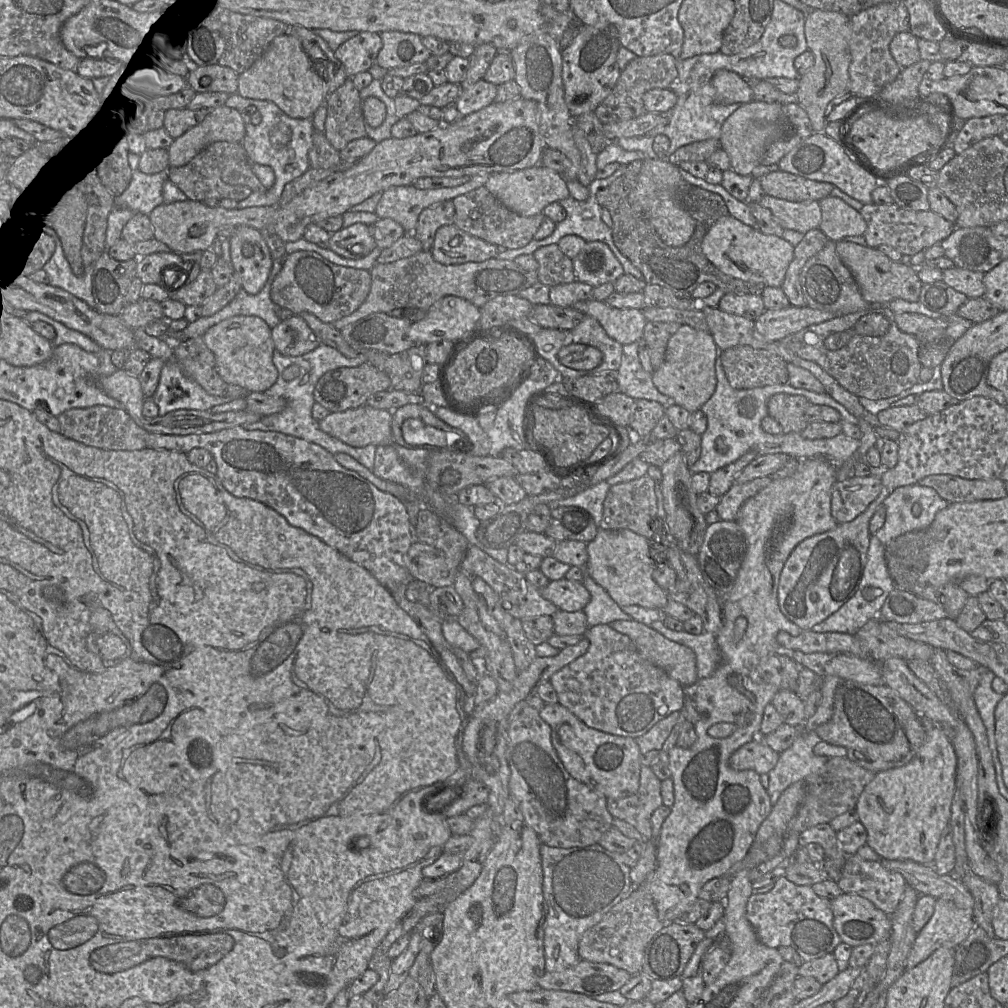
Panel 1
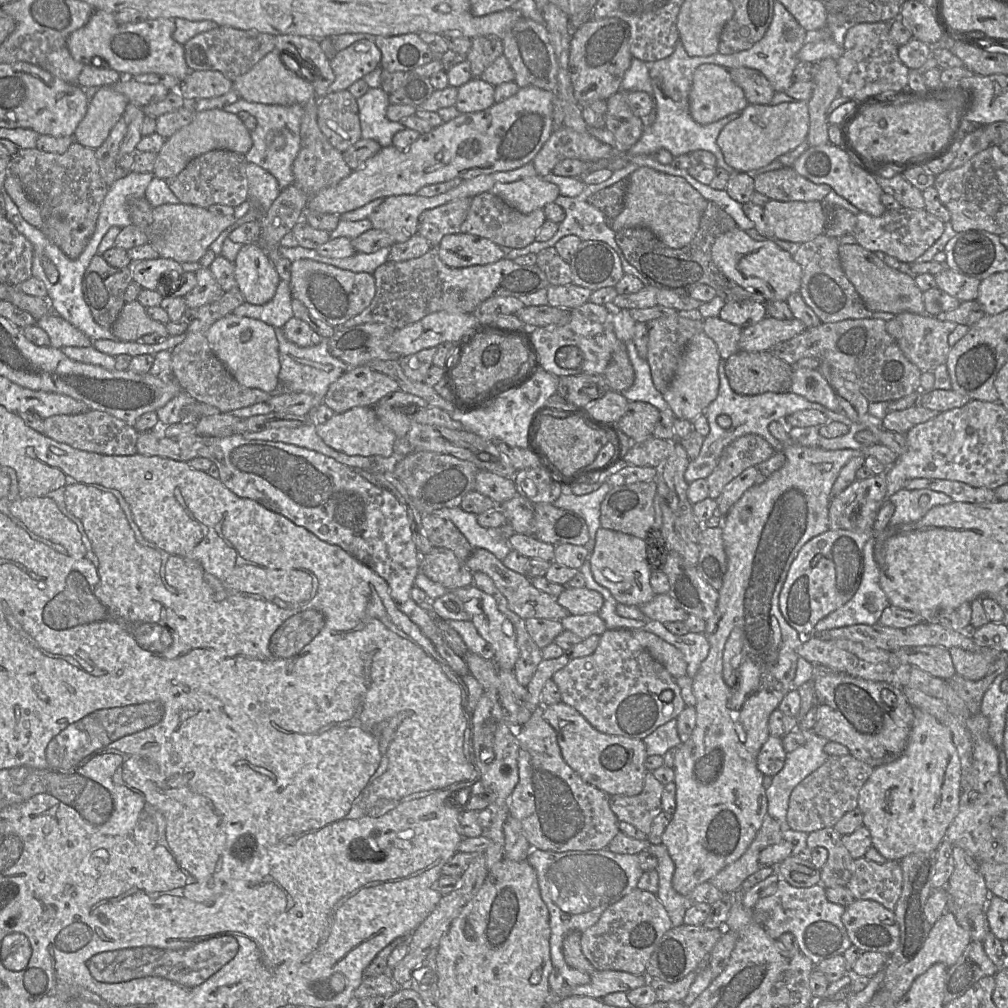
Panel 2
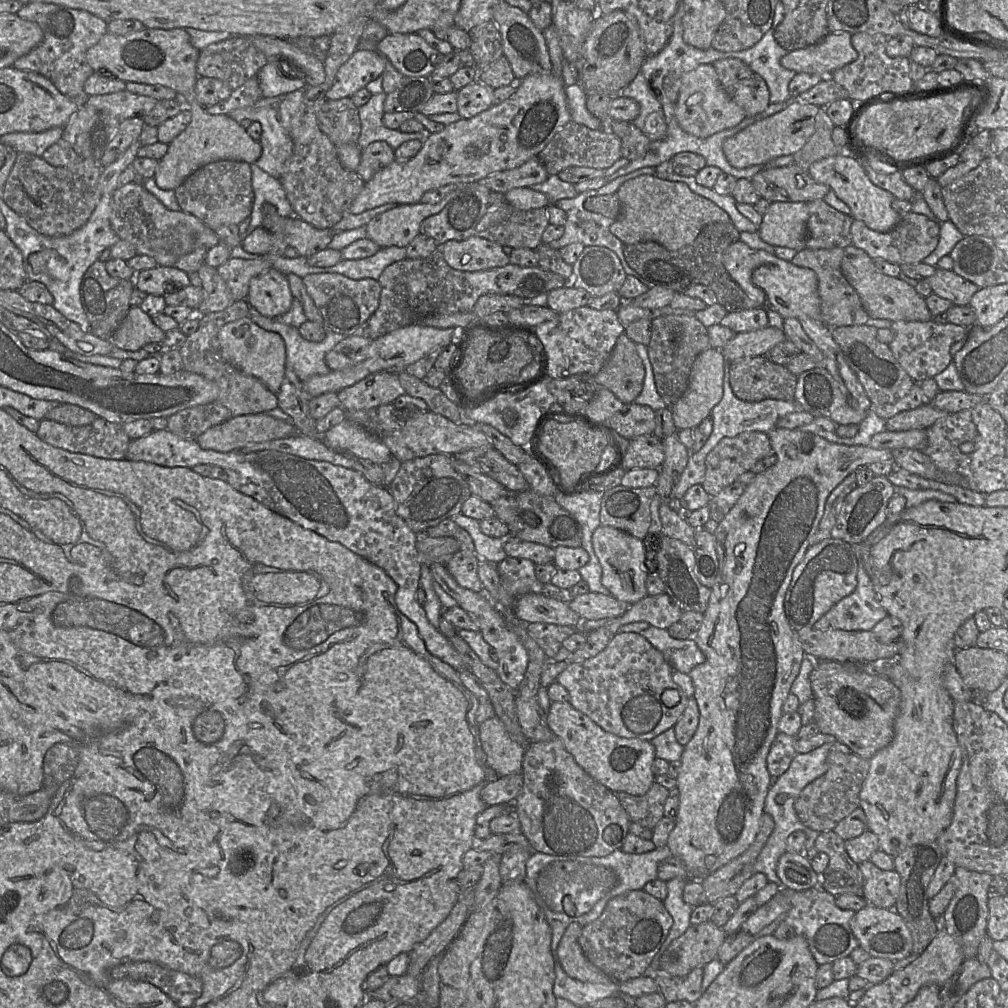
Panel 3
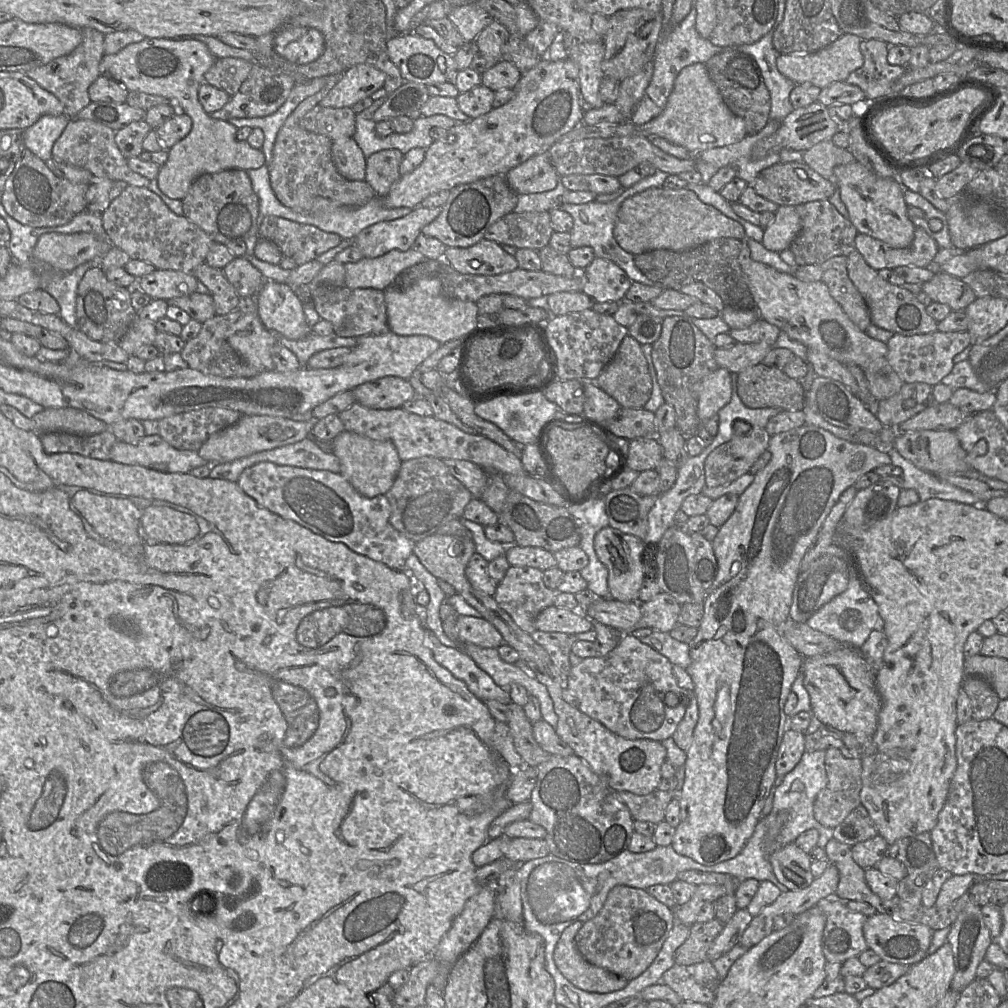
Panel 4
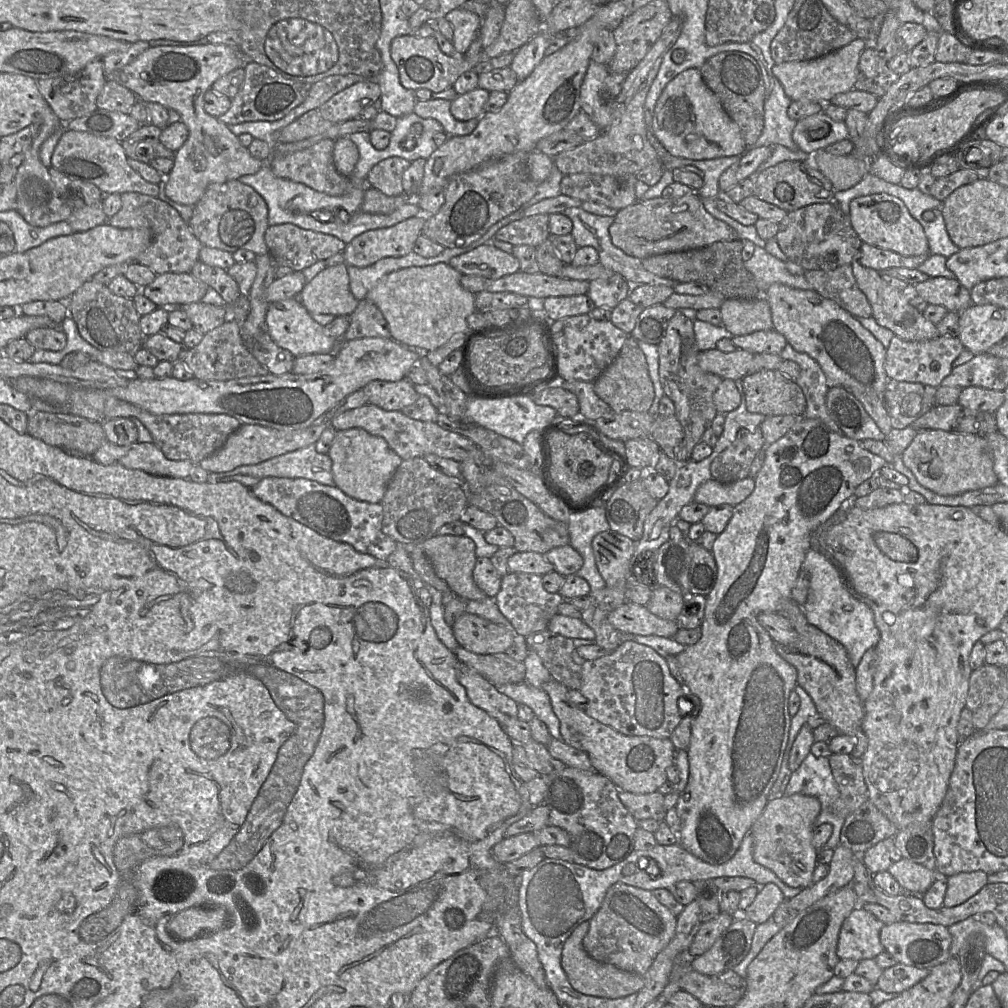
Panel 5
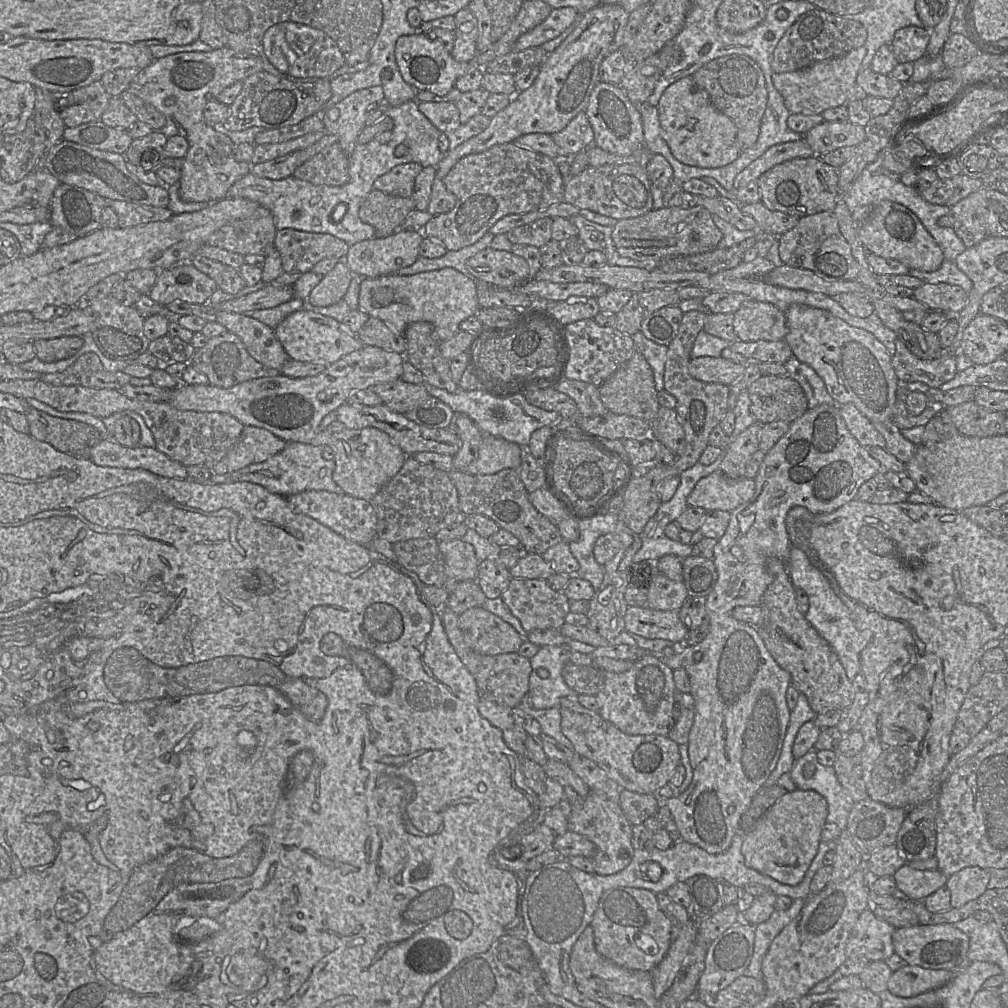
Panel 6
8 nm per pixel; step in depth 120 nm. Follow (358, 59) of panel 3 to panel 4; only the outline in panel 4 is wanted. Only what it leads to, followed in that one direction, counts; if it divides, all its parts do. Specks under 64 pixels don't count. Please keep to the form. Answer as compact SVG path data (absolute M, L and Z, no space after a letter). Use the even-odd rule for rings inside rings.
M358 64L342 74L319 104L331 108L352 107L358 101L379 92L384 83L384 72L368 64Z

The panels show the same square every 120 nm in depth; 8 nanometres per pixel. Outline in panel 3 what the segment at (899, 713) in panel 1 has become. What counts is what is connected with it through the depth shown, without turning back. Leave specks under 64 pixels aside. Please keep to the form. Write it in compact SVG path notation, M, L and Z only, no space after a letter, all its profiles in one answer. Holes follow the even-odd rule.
M815 661L810 683L815 704L814 721L820 733L832 735L838 742L848 746L852 753L868 760L892 741L901 694L886 676L869 674L857 662Z

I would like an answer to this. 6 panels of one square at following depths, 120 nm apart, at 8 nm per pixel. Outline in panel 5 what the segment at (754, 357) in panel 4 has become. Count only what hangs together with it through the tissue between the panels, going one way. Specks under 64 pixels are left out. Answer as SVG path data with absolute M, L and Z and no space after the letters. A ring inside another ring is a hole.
M715 348L700 351L698 365L703 371L715 374L721 379L741 381L748 374L753 358L754 354L746 350L735 349L725 353Z

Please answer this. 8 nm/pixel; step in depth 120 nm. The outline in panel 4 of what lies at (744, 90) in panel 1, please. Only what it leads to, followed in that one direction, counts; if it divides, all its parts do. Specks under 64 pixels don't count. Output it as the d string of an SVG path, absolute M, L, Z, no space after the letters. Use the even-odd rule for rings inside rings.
M695 63L683 68L677 75L666 106L656 118L637 126L631 120L620 123L601 122L596 125L580 123L558 141L570 142L587 138L607 138L613 136L657 135L669 142L682 146L692 153L723 147L741 141L746 135L746 125L742 117L733 114L711 80L705 64Z

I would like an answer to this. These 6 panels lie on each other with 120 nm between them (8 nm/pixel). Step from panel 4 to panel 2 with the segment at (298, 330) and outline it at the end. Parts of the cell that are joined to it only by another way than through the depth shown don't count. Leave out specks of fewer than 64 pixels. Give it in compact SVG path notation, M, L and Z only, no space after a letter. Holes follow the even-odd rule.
M259 244L242 245L234 267L237 286L247 303L263 305L272 300L281 278Z

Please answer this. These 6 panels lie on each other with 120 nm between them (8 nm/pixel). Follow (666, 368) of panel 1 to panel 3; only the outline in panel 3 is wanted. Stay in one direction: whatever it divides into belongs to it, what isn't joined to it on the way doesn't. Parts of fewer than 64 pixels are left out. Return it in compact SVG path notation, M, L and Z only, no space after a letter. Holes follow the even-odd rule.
M710 347L695 359L686 392L670 407L677 430L694 429L710 417L713 408L723 397L725 358L720 349Z

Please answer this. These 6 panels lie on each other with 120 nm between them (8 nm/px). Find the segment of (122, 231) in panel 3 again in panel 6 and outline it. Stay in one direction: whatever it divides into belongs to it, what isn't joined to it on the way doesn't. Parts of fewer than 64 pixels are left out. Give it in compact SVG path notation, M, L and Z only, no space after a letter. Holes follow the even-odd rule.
M122 200L108 201L108 205L117 213L120 228L165 221L174 215L168 207L138 205Z

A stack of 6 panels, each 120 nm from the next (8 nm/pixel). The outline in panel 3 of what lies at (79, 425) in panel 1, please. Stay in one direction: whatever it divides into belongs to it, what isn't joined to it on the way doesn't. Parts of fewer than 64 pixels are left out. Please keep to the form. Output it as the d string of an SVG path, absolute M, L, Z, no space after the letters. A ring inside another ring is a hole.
M96 417L92 423L85 426L69 426L44 418L40 420L36 434L41 440L57 448L114 460L125 459L129 443L131 442L122 424L110 422L101 417Z

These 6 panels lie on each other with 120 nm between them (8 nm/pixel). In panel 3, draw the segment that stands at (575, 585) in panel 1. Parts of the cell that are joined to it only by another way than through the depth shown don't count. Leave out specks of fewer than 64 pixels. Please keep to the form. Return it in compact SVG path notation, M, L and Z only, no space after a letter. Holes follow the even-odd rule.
M588 592L578 595L568 603L582 620L599 620L619 617L631 604L622 602L614 596Z

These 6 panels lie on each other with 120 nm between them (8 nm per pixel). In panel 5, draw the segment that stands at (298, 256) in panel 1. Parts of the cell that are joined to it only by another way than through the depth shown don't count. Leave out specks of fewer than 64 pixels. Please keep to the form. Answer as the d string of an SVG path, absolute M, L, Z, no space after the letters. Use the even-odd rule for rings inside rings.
M368 299L359 301L357 308L348 318L349 327L343 337L344 341L361 338L392 338L389 325L381 310Z

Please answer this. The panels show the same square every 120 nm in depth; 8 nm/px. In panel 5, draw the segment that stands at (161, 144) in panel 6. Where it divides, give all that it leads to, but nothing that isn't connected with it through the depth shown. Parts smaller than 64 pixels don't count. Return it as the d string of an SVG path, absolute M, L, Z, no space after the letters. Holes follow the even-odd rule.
M152 123L141 125L121 143L125 154L134 160L149 164L156 156L155 146L160 142L161 130Z

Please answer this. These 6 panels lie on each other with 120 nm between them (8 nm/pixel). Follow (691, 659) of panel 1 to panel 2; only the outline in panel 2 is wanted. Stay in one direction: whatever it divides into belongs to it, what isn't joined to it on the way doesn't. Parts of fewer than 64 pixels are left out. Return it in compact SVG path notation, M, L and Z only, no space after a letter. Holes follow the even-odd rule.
M643 629L630 631L634 638L648 650L656 661L666 668L674 679L687 675L687 662L684 654L678 648Z

